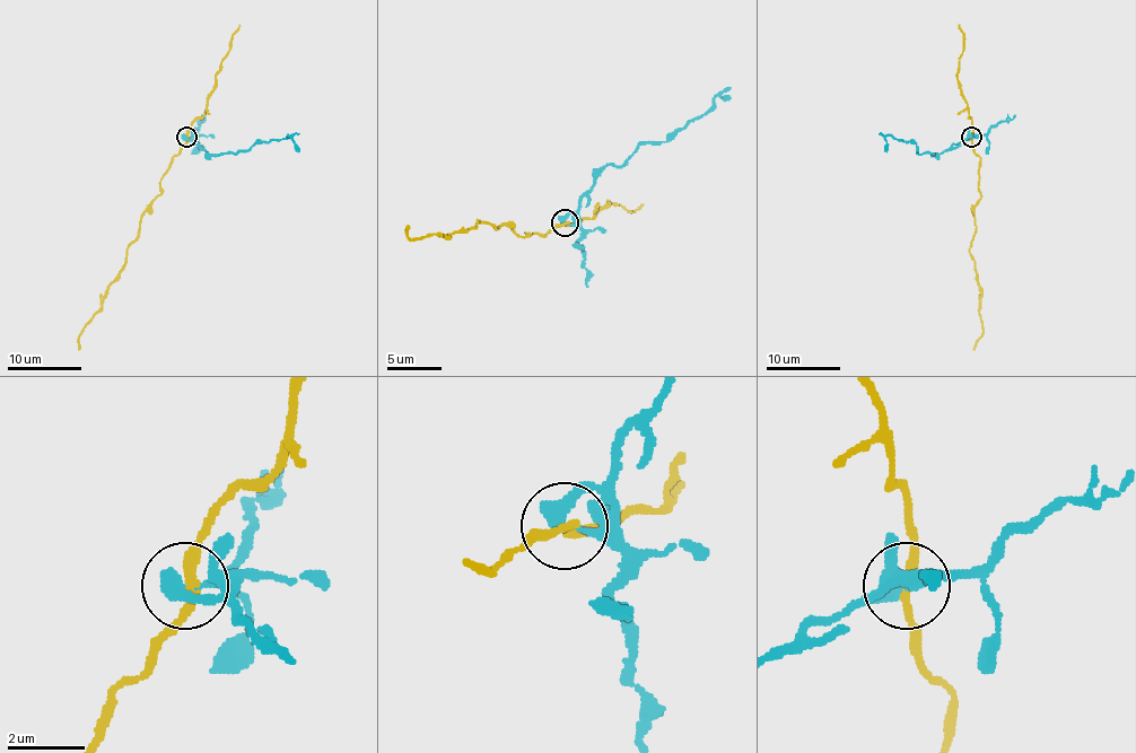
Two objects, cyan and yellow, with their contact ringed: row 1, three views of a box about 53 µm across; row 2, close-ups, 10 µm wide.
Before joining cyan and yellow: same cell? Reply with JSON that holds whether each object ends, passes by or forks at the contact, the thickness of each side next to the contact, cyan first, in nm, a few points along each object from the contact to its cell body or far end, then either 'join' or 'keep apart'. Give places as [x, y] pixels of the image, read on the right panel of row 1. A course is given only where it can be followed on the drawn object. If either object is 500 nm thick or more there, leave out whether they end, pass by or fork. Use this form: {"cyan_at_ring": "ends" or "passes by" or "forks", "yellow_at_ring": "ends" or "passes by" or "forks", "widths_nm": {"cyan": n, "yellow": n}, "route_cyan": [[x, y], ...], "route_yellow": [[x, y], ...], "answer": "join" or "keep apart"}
{"widths_nm": {"cyan": 500, "yellow": 240}, "route_cyan": [[971, 138], [937, 154], [919, 154], [914, 143], [887, 136], [887, 152]], "route_yellow": [[971, 138], [972, 150], [980, 158], [980, 193], [969, 254], [980, 287], [982, 326], [972, 350]], "answer": "keep apart"}

